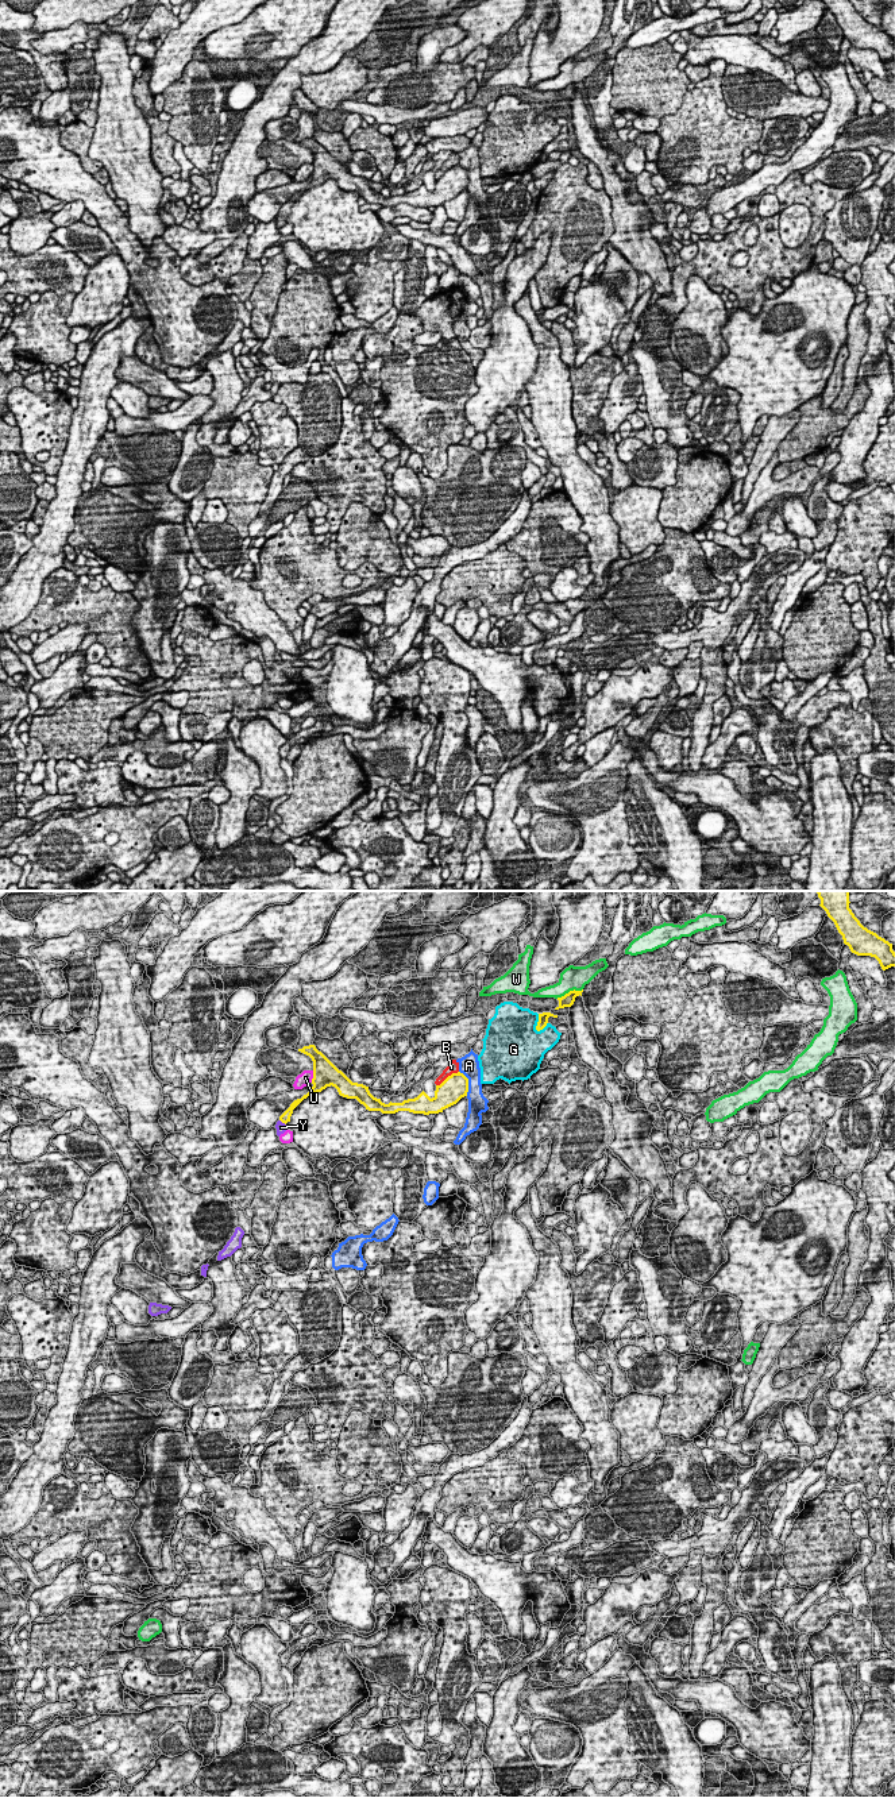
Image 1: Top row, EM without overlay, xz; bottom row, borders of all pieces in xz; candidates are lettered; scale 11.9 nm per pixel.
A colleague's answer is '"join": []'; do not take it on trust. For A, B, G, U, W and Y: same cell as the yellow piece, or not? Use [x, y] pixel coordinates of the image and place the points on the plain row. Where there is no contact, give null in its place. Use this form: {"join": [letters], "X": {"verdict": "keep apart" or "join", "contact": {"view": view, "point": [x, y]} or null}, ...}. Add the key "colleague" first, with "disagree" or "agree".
{"colleague": "disagree", "join": ["Y"], "A": {"verdict": "keep apart", "contact": {"view": "xz", "point": [467, 176]}}, "B": {"verdict": "keep apart", "contact": {"view": "xz", "point": [448, 169]}}, "G": {"verdict": "keep apart", "contact": {"view": "xz", "point": [537, 116]}}, "U": {"verdict": "keep apart", "contact": {"view": "xz", "point": [313, 169]}}, "W": {"verdict": "keep apart", "contact": {"view": "xz", "point": [570, 84]}}, "Y": {"verdict": "join", "contact": {"view": "xz", "point": [282, 215]}}}

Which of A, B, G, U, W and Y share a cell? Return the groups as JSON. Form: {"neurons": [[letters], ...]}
{"neurons": [["A"], ["B"], ["G"], ["U"], ["W"], ["Y"]]}

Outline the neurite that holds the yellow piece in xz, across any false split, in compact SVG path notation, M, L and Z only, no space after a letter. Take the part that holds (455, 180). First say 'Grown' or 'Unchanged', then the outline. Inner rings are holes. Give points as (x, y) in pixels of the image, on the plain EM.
Grown. M315 138L304 139L298 144L309 148L313 154L312 182L301 192L294 193L290 200L279 209L275 217L277 228L286 224L286 216L290 215L293 202L309 188L321 185L327 180L335 180L340 189L356 192L369 204L381 204L382 207L396 207L398 204L409 204L413 207L439 207L445 201L456 197L462 190L467 189L468 171L458 165L448 169L440 178L436 178L435 189L431 192L424 184L414 192L402 196L385 197L381 192L374 190L369 180L352 175L342 163L339 163Z

